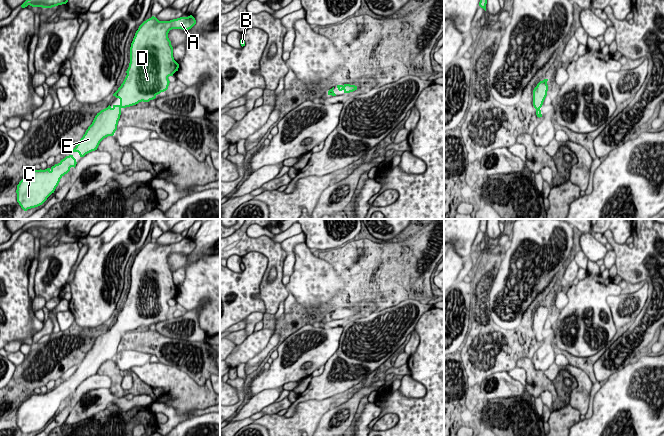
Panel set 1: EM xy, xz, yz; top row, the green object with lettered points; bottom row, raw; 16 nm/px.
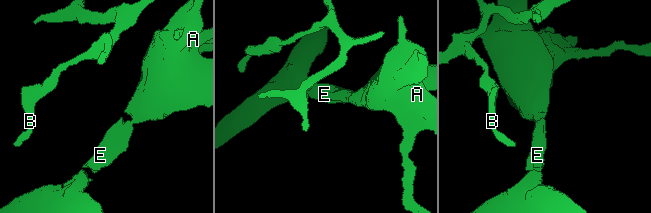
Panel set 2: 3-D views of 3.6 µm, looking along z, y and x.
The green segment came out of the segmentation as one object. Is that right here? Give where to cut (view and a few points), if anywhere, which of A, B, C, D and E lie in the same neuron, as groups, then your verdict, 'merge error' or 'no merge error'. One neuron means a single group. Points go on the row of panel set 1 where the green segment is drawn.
cut none; groups A B C D E; no merge error

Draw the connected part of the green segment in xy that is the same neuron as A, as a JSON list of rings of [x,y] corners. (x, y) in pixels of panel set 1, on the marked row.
[[[192,15],[170,21],[159,21],[152,16],[139,26],[130,47],[130,63],[126,71],[127,75],[121,86],[113,94],[120,99],[120,104],[112,107],[109,105],[97,113],[92,124],[72,152],[78,152],[80,157],[84,157],[86,154],[97,150],[100,142],[108,136],[113,136],[117,130],[122,108],[136,105],[142,101],[149,102],[168,89],[170,83],[168,77],[173,76],[179,68],[179,64],[173,57],[173,47],[168,38],[168,33],[172,29],[189,30],[195,24],[196,20]]]

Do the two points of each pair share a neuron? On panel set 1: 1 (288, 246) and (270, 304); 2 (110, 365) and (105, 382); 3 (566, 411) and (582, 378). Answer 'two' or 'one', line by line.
1: two
2: two
3: one

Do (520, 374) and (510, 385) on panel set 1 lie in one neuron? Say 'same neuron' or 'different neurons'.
same neuron

